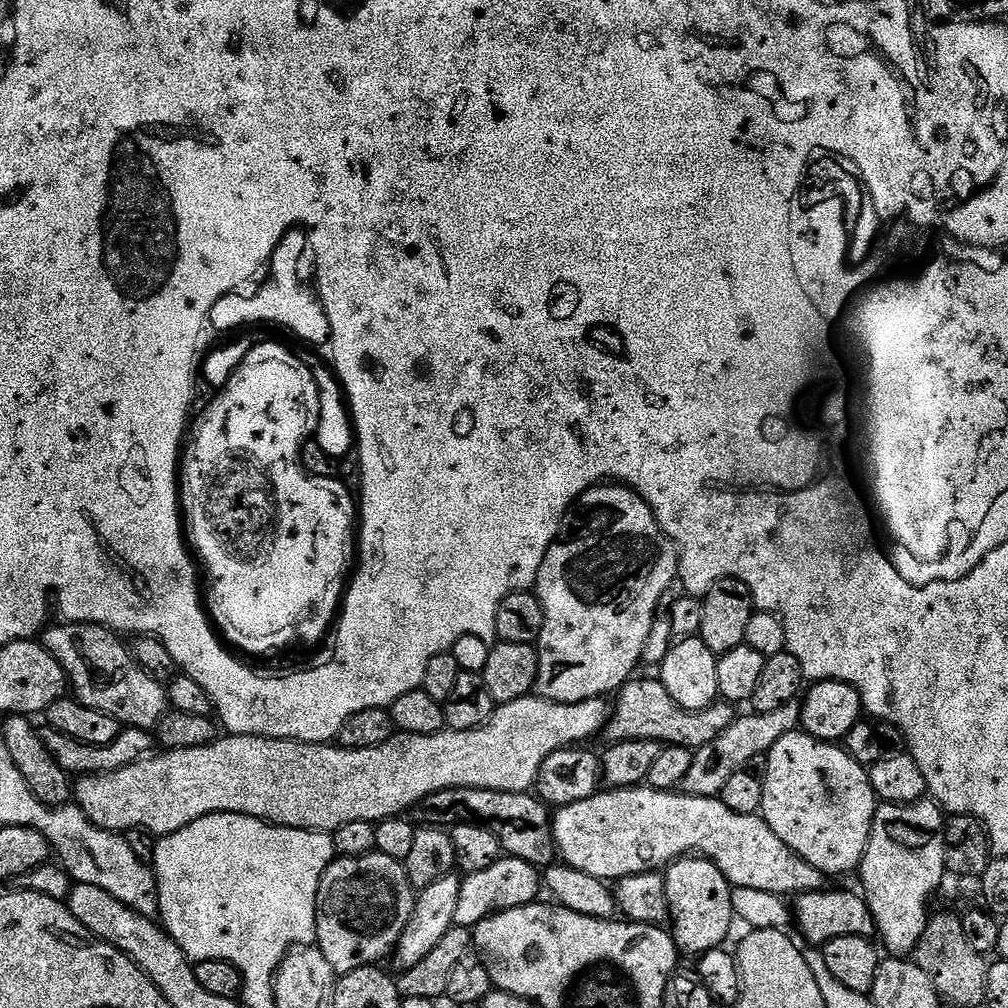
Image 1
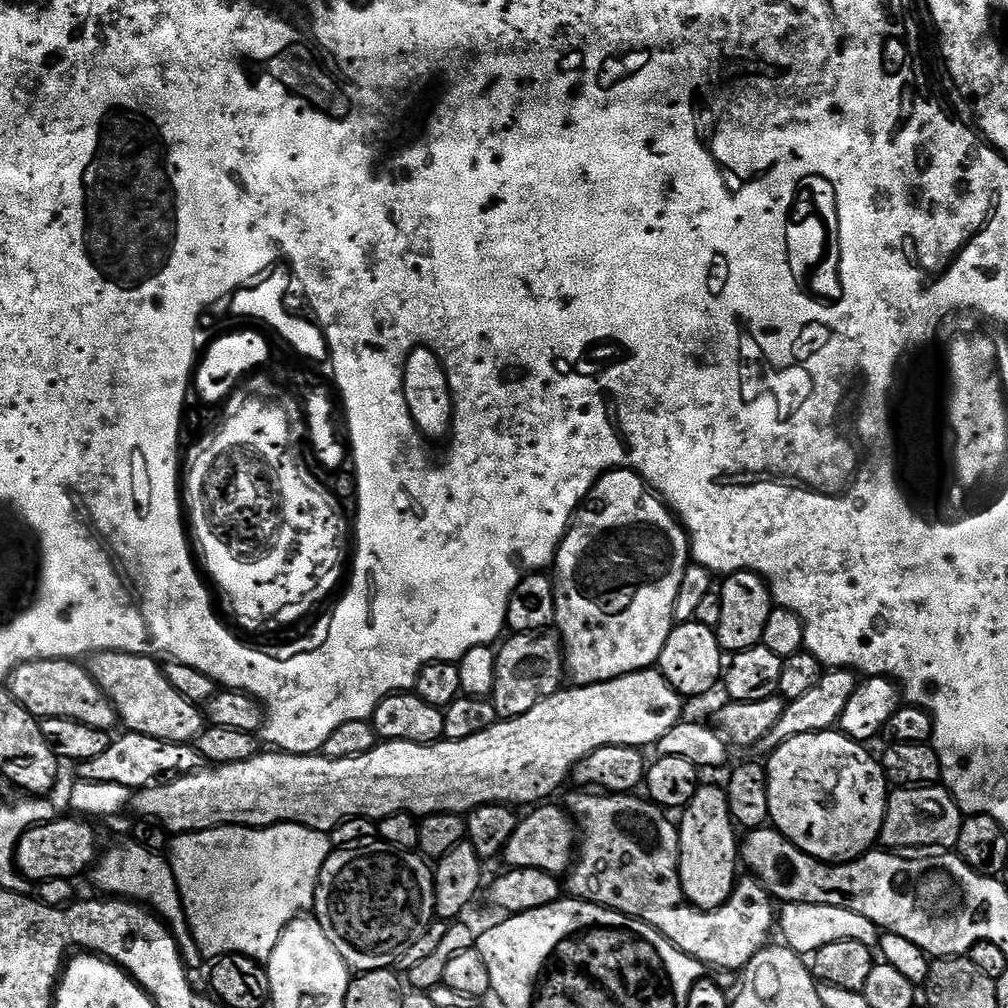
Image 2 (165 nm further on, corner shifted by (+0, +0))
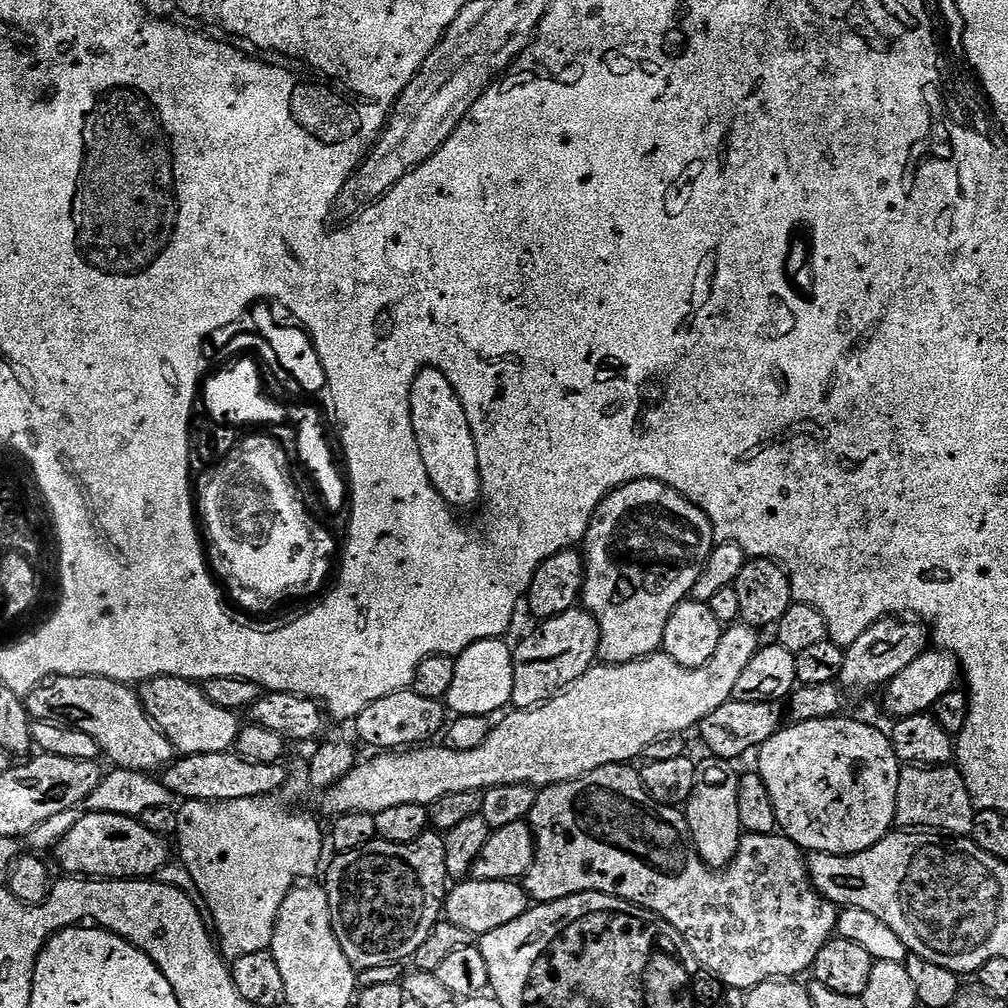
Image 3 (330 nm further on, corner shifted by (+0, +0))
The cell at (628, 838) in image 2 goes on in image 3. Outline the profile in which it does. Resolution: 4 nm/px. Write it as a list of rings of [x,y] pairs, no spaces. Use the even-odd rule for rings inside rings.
[[[631,763],[607,764],[590,774],[580,776],[570,782],[550,784],[541,788],[536,793],[534,810],[527,818],[527,823],[532,825],[532,835],[536,837],[536,853],[530,870],[522,877],[524,890],[528,894],[529,901],[536,904],[549,904],[558,902],[562,898],[570,898],[574,894],[583,892],[601,892],[607,896],[616,896],[619,900],[625,900],[631,904],[637,904],[640,908],[650,910],[655,916],[661,916],[690,946],[691,958],[699,964],[705,973],[713,972],[724,983],[725,989],[743,988],[751,990],[764,984],[767,980],[779,980],[781,978],[796,978],[799,972],[807,973],[812,967],[814,958],[818,958],[818,950],[826,946],[826,942],[833,939],[836,931],[837,905],[831,904],[826,897],[817,893],[812,886],[812,880],[808,876],[806,853],[799,848],[792,839],[783,834],[754,834],[745,835],[740,841],[736,856],[722,870],[710,868],[698,854],[698,850],[692,841],[688,817],[679,807],[671,804],[659,804],[653,796],[644,788],[644,783],[637,769],[632,769]]]

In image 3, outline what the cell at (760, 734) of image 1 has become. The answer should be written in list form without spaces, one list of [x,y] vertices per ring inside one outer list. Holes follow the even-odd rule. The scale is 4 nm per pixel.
[[[907,615],[885,616],[874,626],[870,626],[866,630],[866,634],[862,634],[862,638],[858,638],[852,643],[844,654],[844,665],[842,666],[842,674],[839,683],[843,685],[849,693],[852,692],[872,692],[883,689],[894,678],[894,674],[899,674],[906,669],[910,663],[914,662],[919,655],[927,652],[930,648],[930,636],[928,640],[929,625],[925,624],[919,618],[909,618]]]

